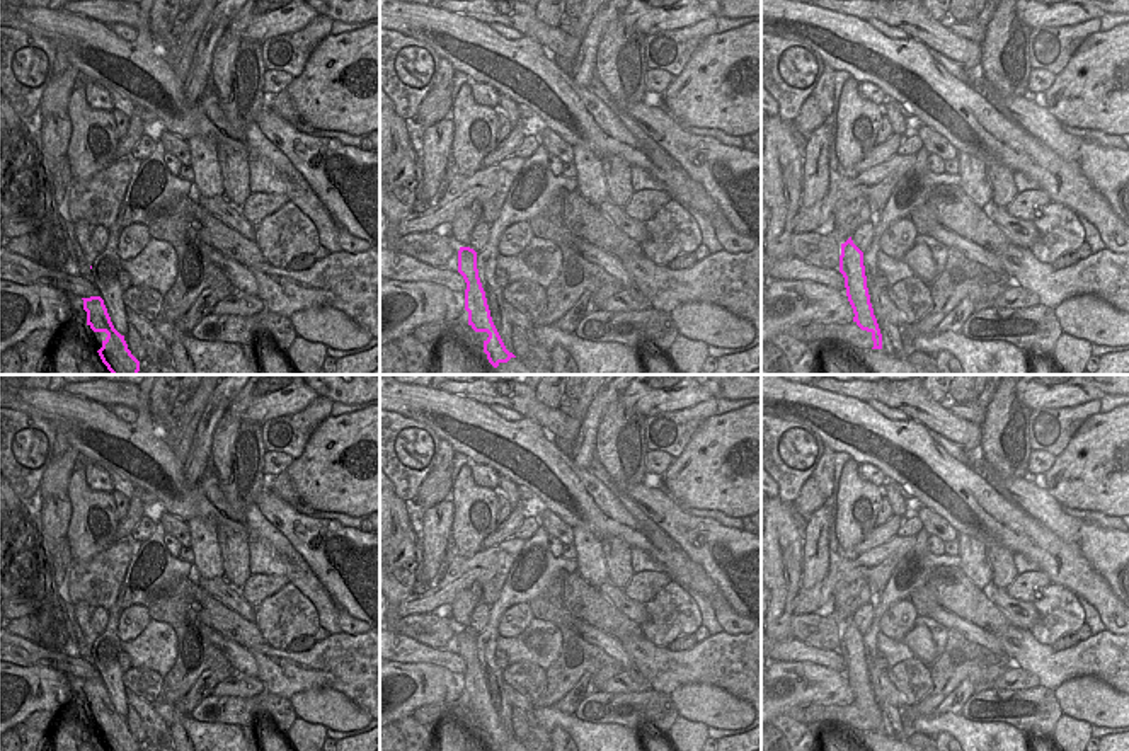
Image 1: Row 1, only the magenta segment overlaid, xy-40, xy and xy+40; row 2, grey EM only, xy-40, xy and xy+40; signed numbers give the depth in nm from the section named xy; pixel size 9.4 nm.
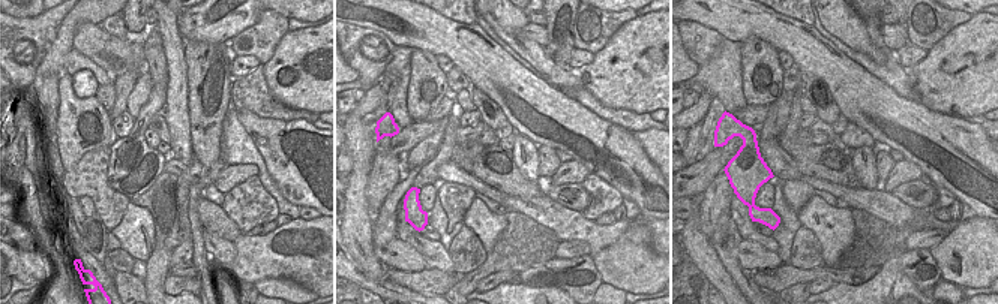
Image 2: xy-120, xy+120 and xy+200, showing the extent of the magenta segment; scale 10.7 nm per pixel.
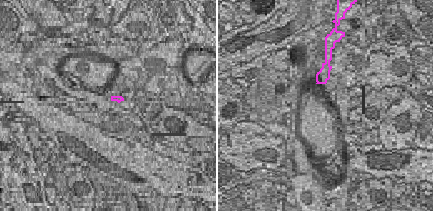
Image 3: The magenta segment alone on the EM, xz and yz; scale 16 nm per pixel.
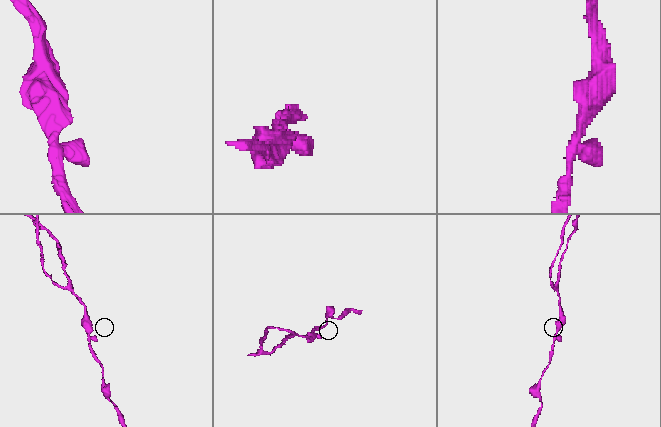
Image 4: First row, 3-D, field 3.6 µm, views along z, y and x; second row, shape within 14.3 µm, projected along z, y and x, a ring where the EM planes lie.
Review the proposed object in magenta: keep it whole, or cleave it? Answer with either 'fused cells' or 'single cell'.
single cell

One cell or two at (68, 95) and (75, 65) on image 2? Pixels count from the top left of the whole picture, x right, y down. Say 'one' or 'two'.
two

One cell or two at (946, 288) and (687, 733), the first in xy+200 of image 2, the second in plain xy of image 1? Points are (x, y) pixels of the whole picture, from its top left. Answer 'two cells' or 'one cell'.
one cell

